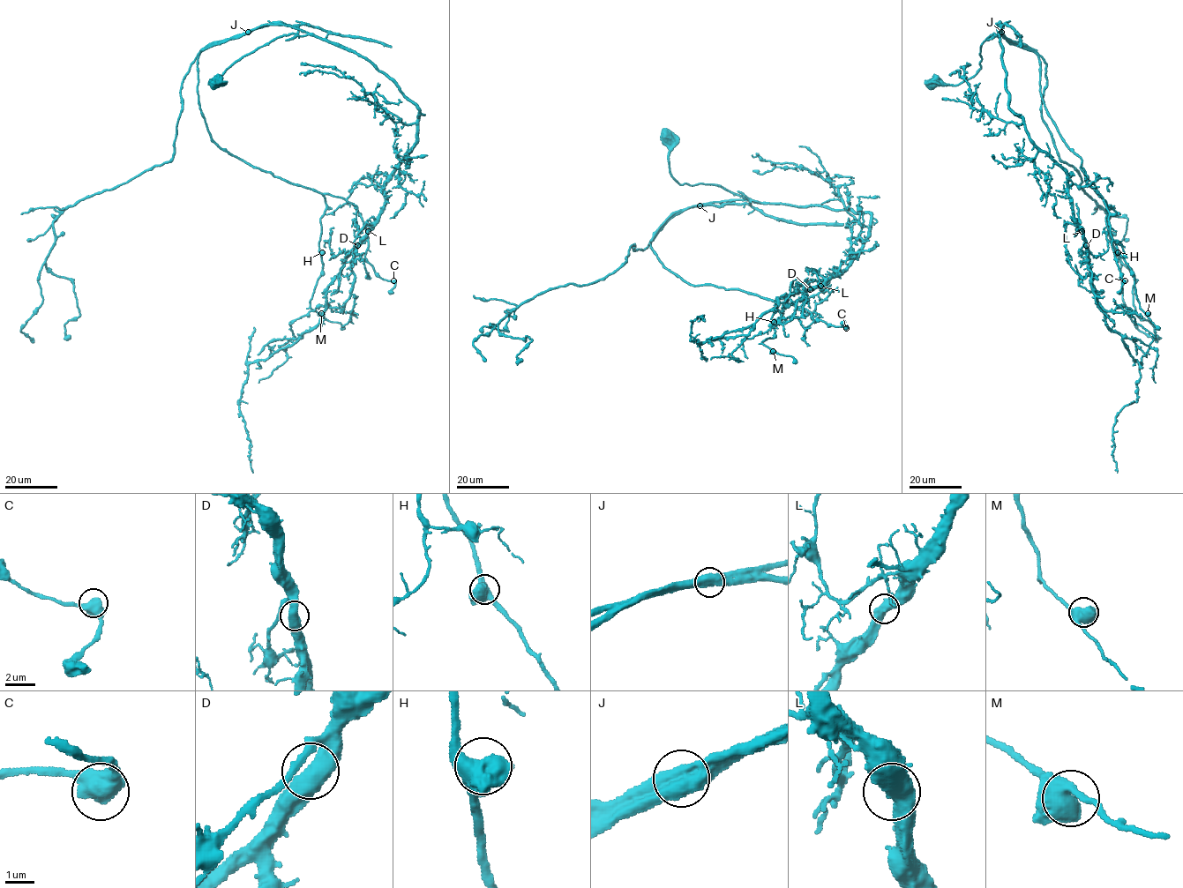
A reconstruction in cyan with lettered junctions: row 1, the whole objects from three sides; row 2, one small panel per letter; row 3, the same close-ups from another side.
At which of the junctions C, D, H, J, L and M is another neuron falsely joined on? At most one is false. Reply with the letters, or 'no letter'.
J

